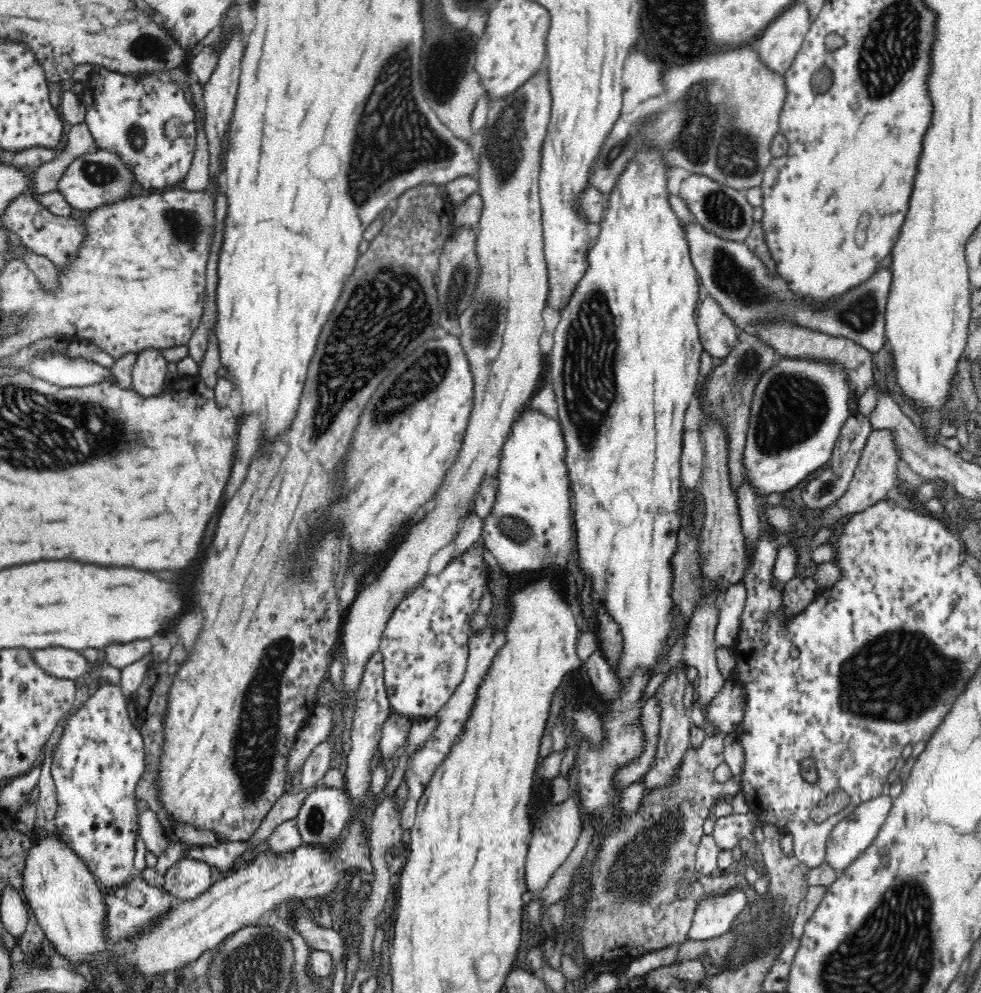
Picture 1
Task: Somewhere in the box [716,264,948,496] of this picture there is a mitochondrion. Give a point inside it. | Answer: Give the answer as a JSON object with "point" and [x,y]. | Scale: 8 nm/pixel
{"point":[793,406]}

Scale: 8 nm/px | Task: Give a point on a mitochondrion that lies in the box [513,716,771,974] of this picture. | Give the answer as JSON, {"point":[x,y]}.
{"point":[631,876]}

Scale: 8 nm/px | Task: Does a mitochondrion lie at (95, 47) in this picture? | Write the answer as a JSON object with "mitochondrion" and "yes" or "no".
{"mitochondrion":"no"}

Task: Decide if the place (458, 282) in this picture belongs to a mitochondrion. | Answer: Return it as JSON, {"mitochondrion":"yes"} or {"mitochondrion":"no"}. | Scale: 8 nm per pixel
{"mitochondrion":"yes"}

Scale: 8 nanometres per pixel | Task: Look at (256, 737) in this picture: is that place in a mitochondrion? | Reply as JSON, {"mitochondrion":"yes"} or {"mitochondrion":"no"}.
{"mitochondrion":"yes"}

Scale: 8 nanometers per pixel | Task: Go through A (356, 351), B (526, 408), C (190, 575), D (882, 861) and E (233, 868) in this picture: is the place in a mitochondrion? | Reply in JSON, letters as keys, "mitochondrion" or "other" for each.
{"A":"mitochondrion","B":"other","C":"other","D":"mitochondrion","E":"other"}

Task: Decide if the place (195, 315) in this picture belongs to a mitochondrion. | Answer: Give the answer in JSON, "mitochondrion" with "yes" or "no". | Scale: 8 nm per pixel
{"mitochondrion":"no"}

